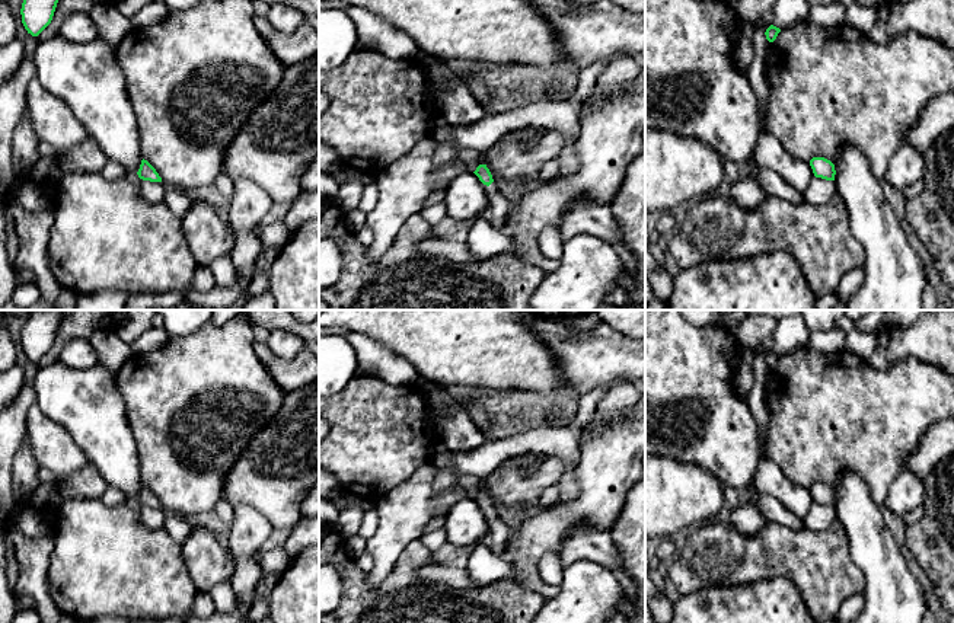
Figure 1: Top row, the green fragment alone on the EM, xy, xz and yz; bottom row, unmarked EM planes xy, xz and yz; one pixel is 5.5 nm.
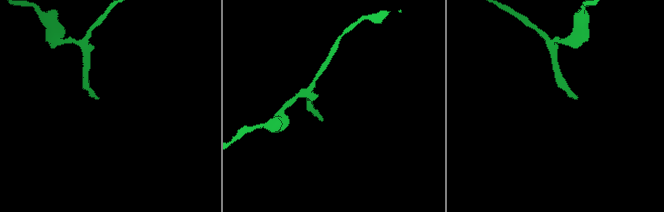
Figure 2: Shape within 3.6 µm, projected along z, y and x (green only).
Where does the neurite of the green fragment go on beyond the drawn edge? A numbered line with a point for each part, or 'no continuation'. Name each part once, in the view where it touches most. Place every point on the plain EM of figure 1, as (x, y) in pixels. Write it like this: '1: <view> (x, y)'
no continuation

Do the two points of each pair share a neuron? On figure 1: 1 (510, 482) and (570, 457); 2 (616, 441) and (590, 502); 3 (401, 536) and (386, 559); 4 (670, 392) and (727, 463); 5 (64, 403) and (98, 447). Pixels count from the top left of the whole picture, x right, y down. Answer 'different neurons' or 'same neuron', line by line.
1: different neurons
2: same neuron
3: same neuron
4: same neuron
5: same neuron

